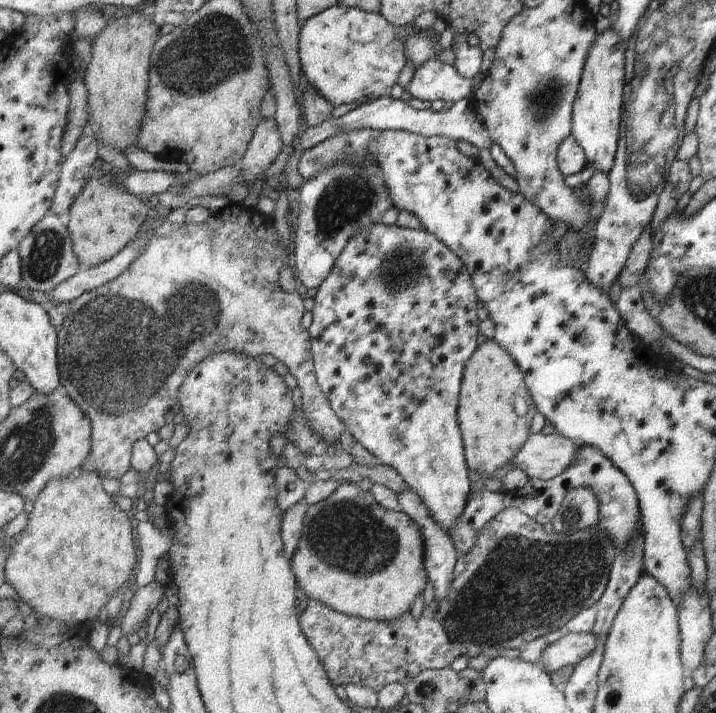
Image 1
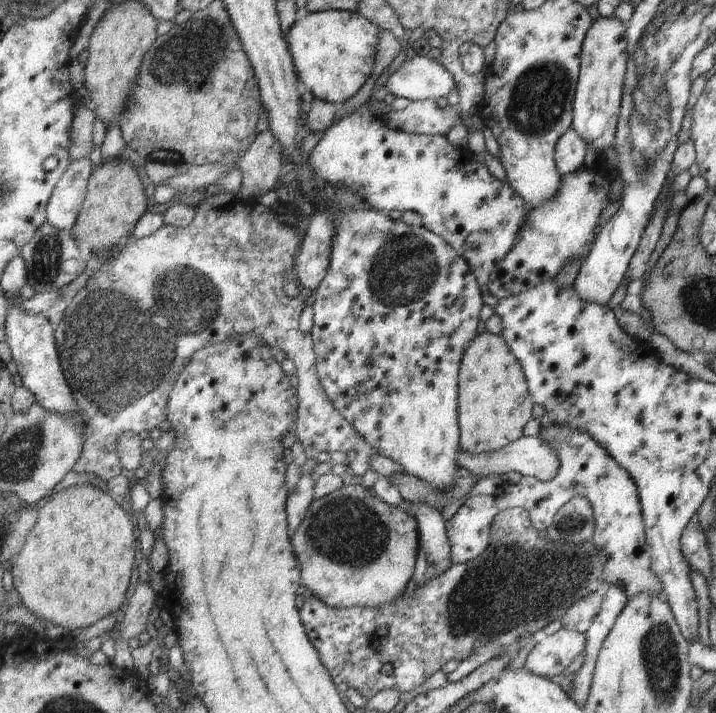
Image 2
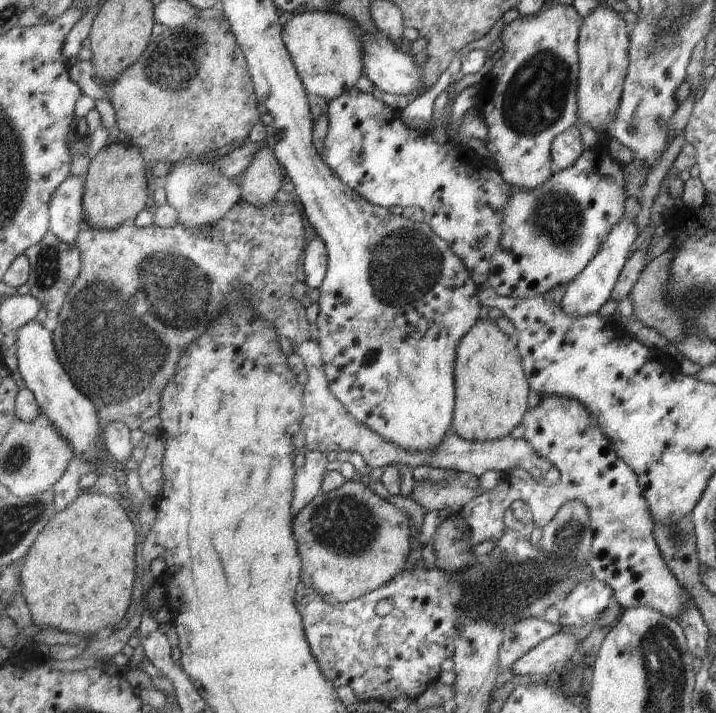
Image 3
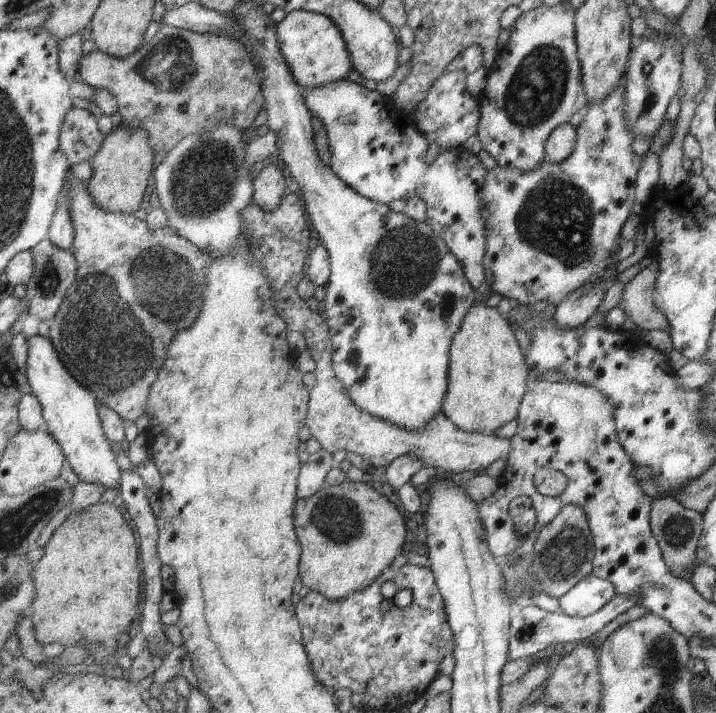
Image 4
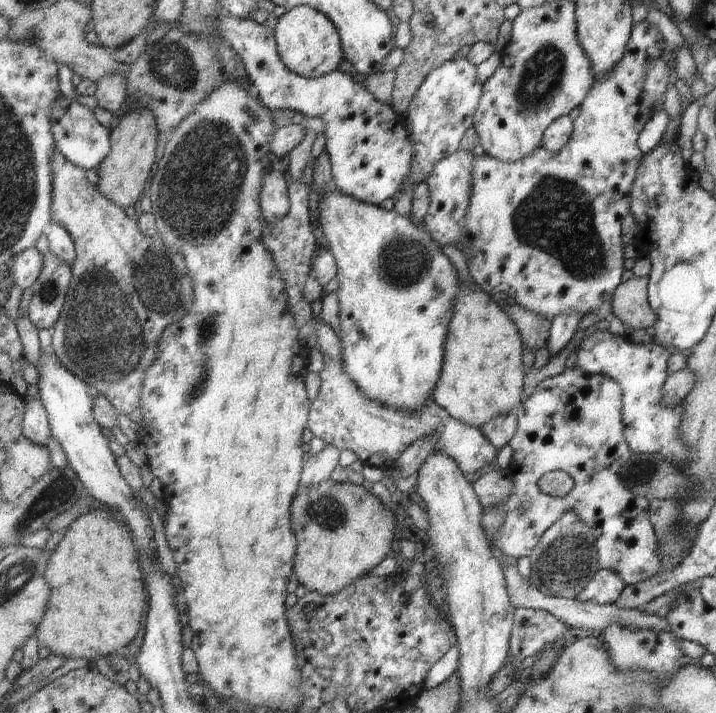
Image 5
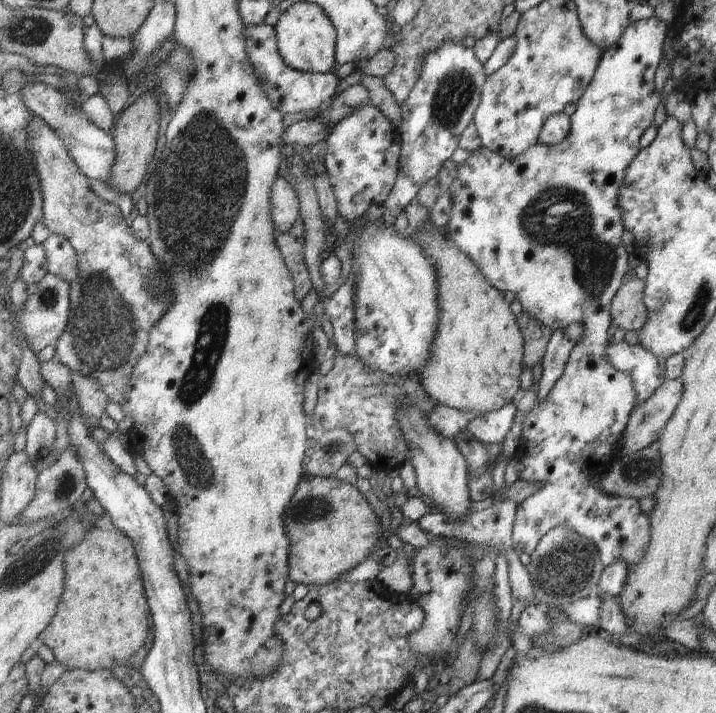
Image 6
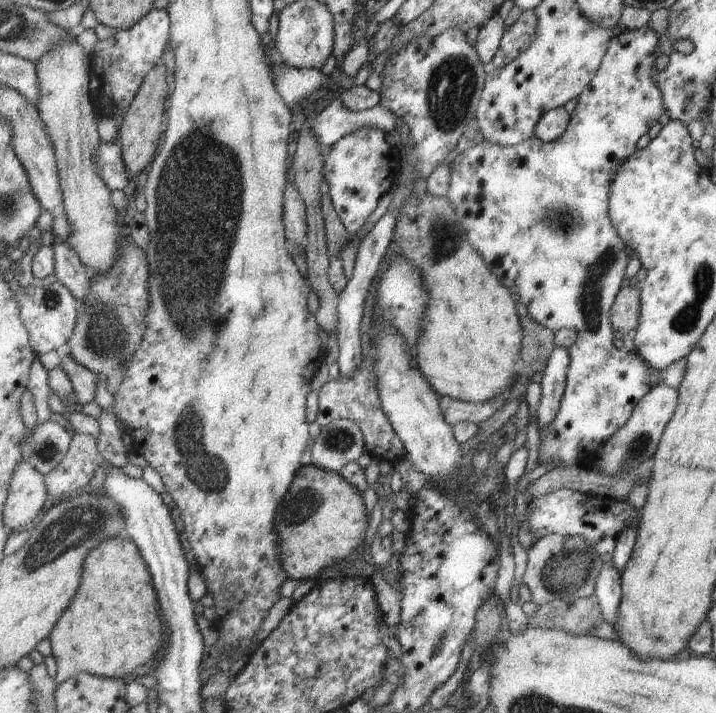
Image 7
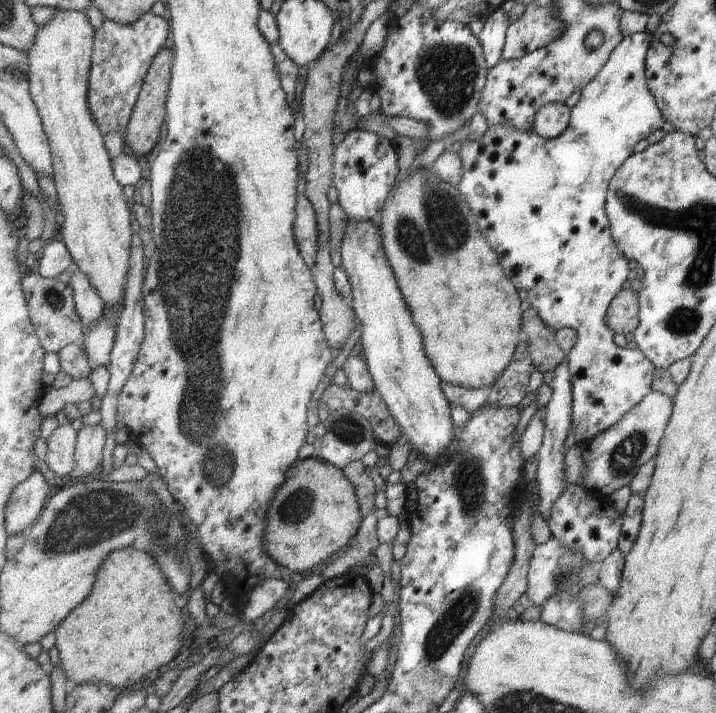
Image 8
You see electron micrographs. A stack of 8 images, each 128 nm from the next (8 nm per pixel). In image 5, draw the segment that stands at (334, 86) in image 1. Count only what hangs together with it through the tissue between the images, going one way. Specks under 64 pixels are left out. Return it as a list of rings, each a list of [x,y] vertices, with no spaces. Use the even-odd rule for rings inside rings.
[[[304,5],[287,10],[279,18],[275,34],[281,61],[294,74],[309,79],[323,77],[339,70],[339,66],[346,60],[336,24],[315,7]]]

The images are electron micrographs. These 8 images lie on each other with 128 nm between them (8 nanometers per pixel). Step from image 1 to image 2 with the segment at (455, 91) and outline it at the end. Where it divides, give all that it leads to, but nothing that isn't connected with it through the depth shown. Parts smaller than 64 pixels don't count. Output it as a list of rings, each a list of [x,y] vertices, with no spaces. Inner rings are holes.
[[[419,51],[388,78],[385,88],[390,97],[402,97],[412,102],[447,99],[449,94],[459,92],[453,74],[437,60],[426,58]]]

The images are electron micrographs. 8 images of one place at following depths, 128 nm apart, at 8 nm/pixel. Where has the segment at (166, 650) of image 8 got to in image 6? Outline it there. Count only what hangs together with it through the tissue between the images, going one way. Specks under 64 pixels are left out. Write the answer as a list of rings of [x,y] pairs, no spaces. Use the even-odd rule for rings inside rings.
[[[95,526],[93,530],[89,530],[81,544],[77,544],[69,550],[69,554],[65,554],[65,570],[69,570],[69,578],[65,578],[65,598],[61,598],[52,624],[39,638],[39,643],[44,643],[52,649],[56,663],[61,664],[67,671],[112,670],[113,666],[127,663],[133,654],[137,654],[137,650],[145,644],[149,636],[150,609],[139,567],[133,539],[117,528],[104,530]]]

